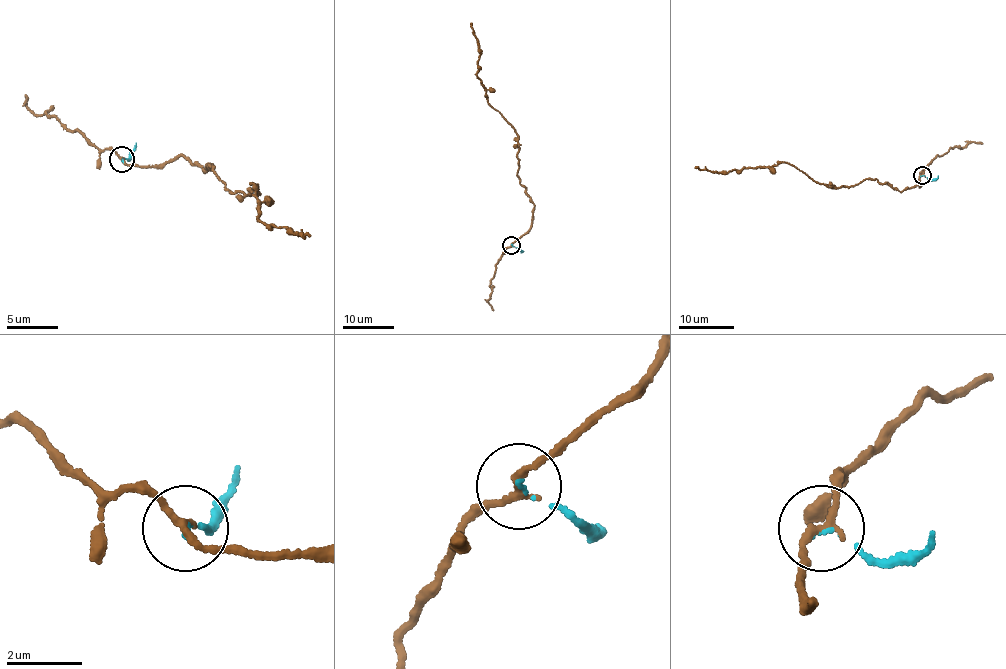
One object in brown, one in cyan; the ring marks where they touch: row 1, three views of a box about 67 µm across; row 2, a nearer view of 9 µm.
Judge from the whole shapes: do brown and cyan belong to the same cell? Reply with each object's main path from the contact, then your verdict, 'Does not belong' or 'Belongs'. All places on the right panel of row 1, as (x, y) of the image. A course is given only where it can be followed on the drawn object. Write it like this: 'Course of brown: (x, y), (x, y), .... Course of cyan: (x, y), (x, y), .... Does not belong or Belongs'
Course of brown: (921, 175), (921, 186), (899, 192), (872, 179), (846, 187), (826, 187), (785, 162), (716, 173), (694, 167). Course of cyan: (921, 176), (932, 180), (938, 175). Belongs

